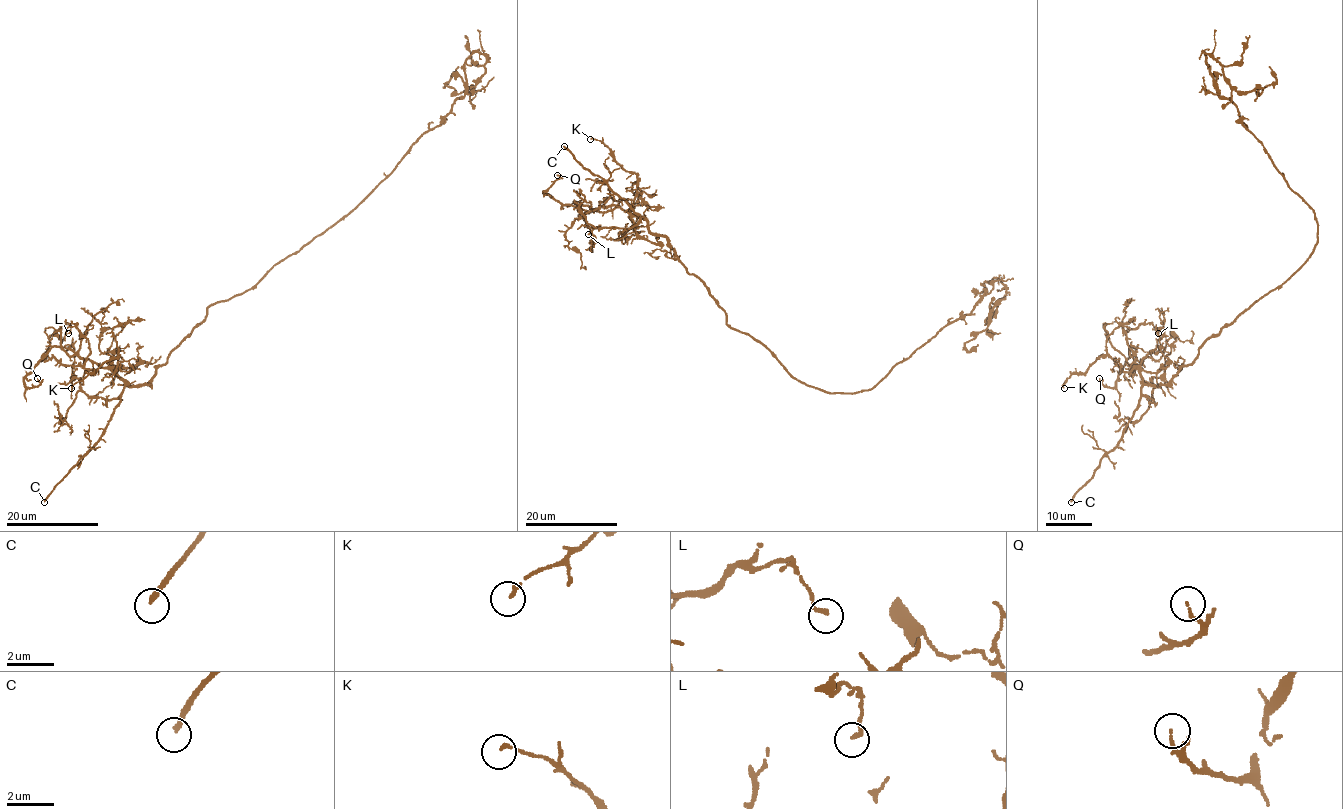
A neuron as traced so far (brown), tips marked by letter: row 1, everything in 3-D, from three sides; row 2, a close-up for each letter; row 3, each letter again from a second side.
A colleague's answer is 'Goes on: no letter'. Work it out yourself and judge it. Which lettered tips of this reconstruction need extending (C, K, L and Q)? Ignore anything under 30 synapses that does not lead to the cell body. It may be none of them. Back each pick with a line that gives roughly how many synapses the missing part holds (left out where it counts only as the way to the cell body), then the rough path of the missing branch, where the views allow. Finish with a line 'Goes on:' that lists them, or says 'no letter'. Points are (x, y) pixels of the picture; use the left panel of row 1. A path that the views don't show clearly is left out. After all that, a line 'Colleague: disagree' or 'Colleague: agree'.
Goes on: C
Colleague: disagree

